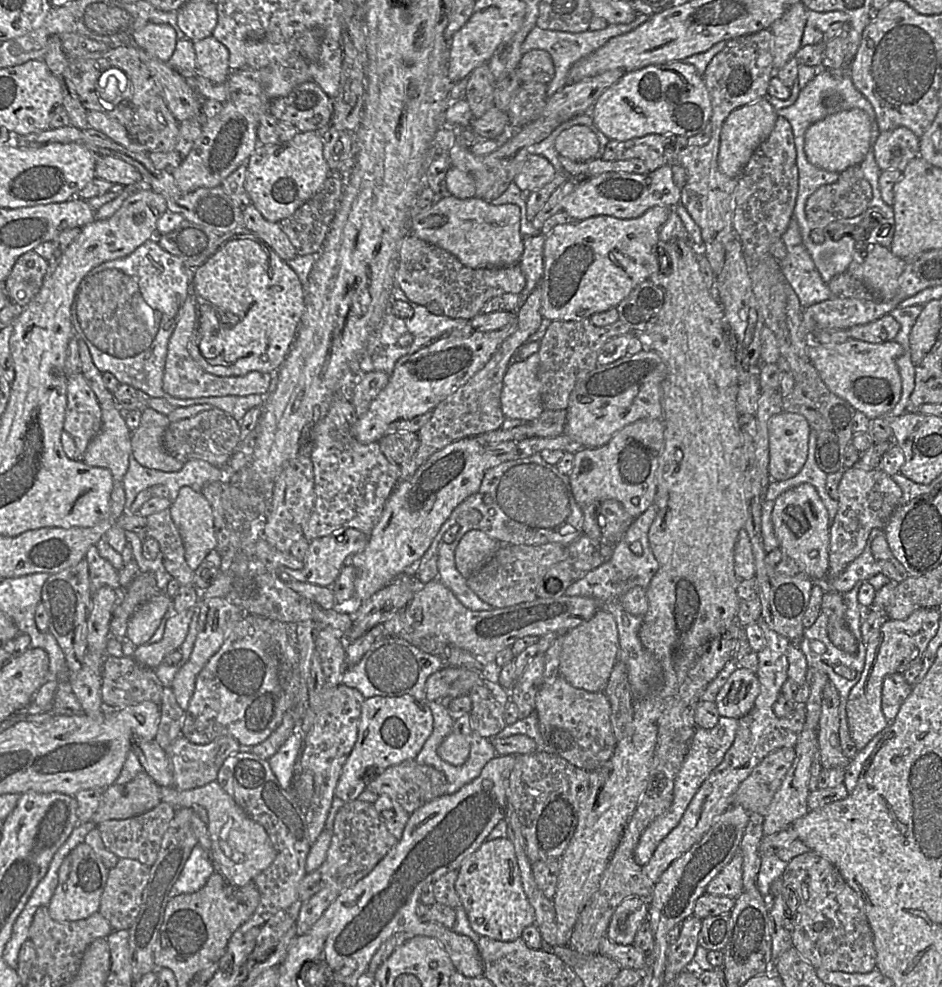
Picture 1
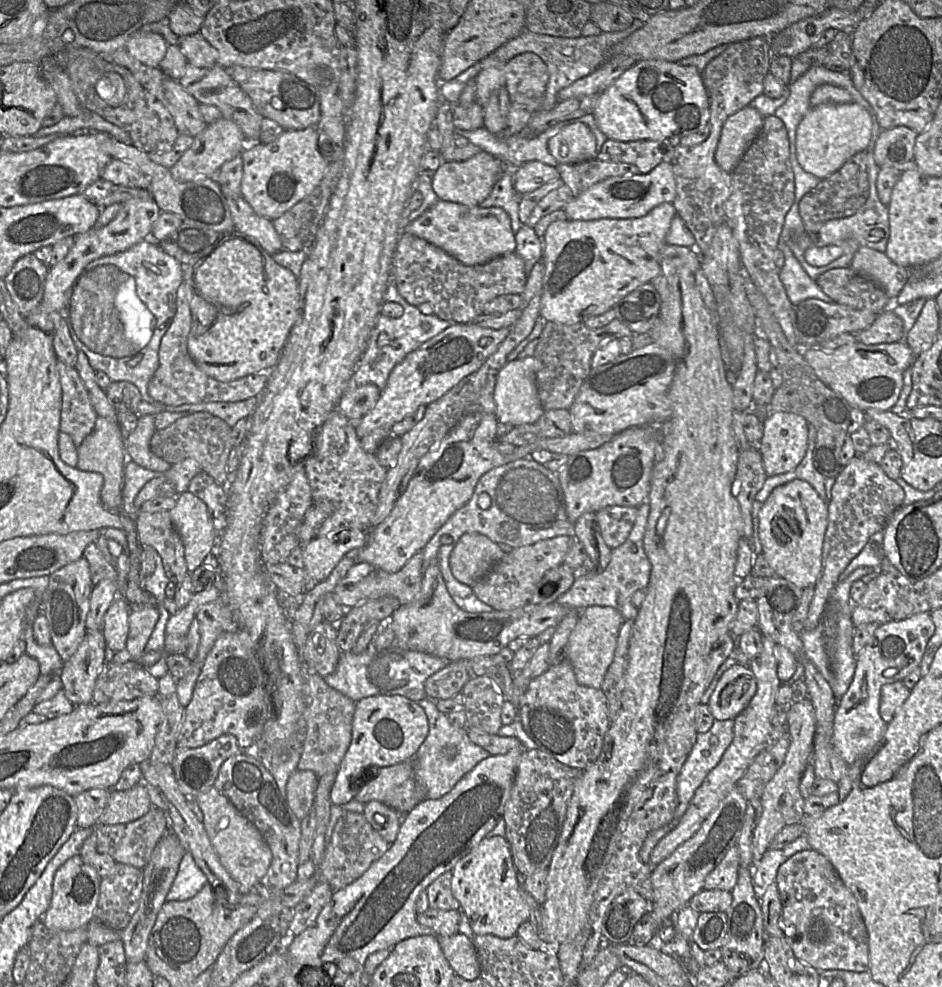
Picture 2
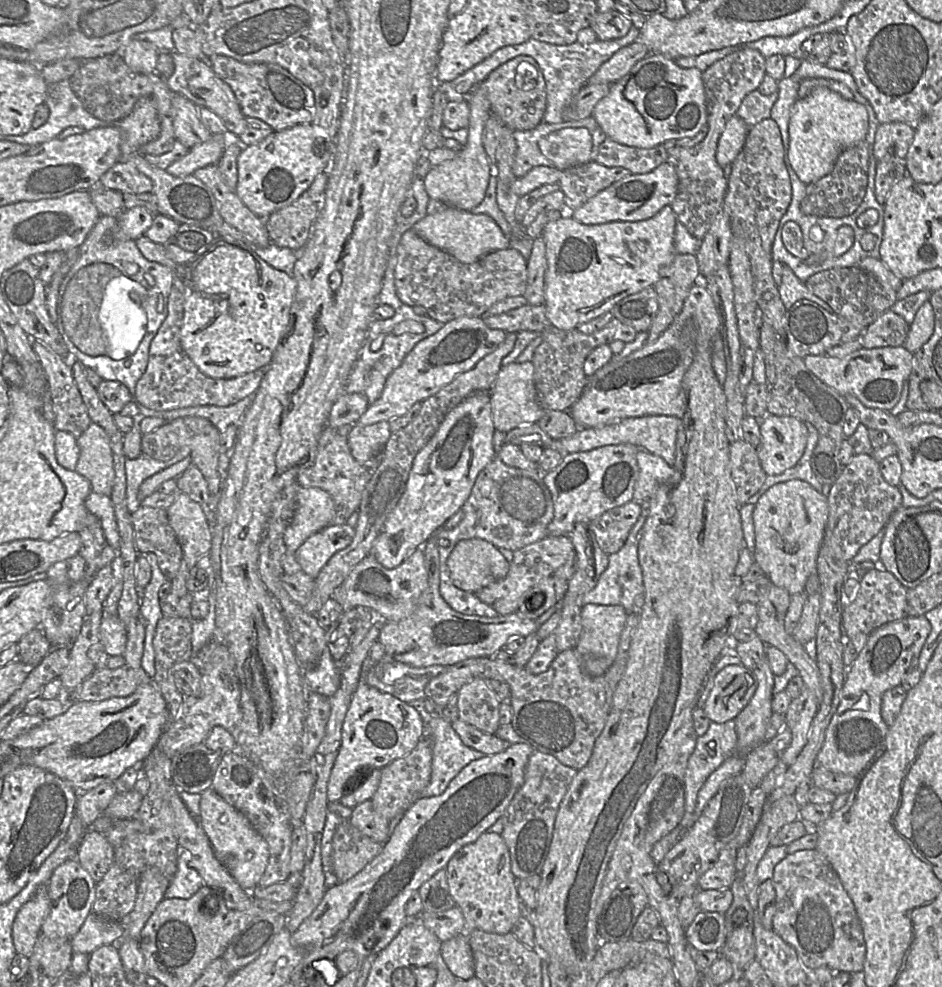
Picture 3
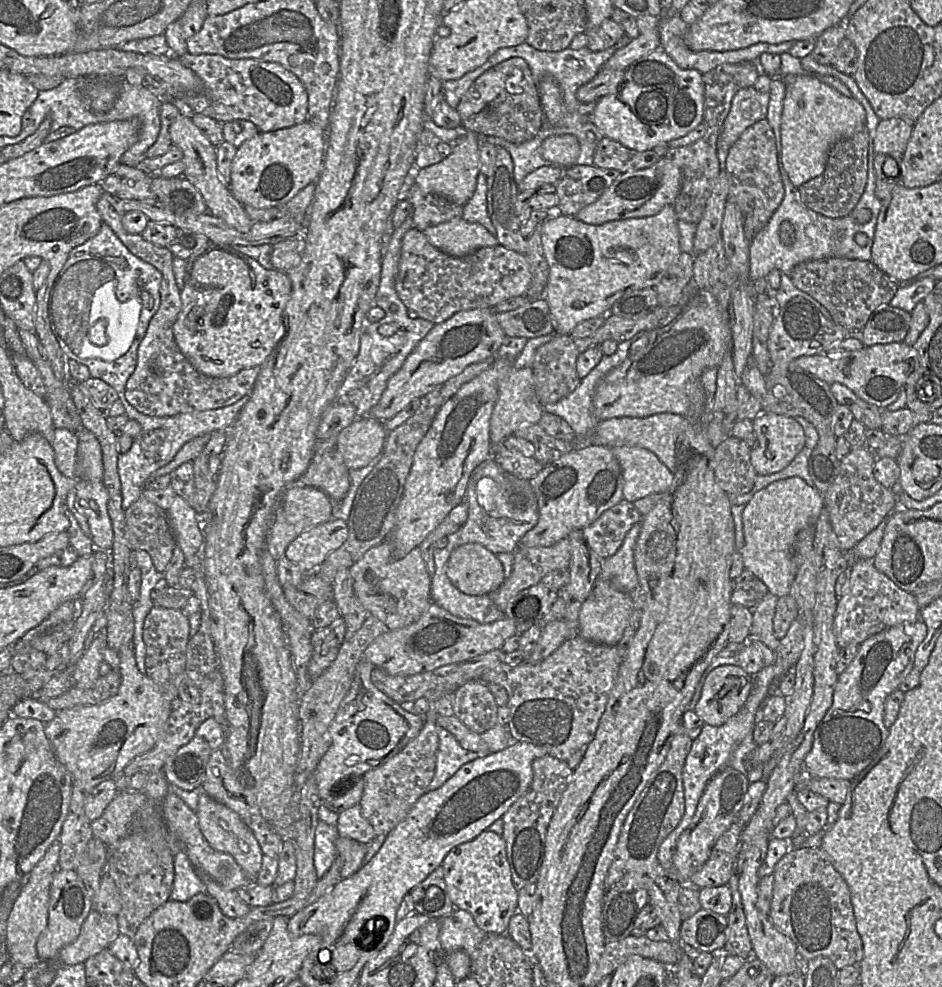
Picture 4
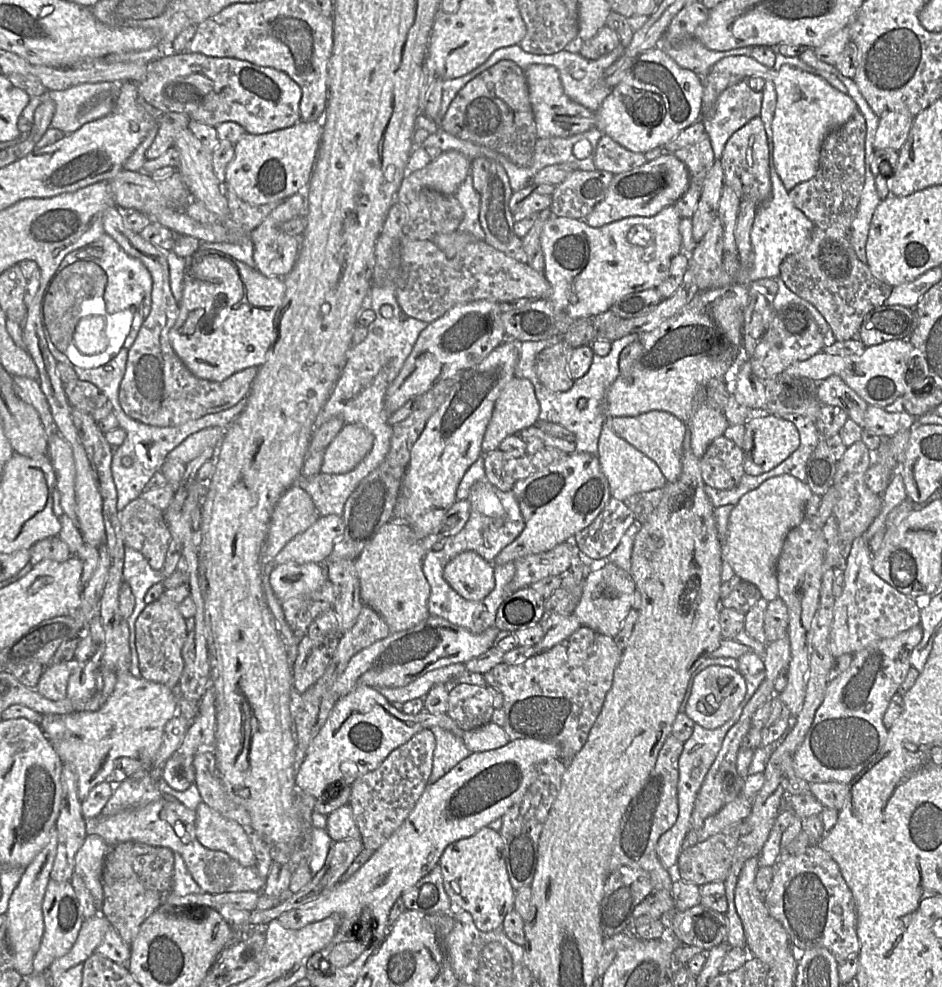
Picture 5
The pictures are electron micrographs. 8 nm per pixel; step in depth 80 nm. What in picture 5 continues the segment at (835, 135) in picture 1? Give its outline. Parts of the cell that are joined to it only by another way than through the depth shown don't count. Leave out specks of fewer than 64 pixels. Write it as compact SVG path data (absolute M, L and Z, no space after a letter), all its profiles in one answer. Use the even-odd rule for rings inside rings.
M783 65L773 79L777 101L772 121L774 145L773 164L785 189L789 192L796 185L815 176L819 167L821 145L826 135L845 124L859 109L853 99L832 87L826 80L791 65Z

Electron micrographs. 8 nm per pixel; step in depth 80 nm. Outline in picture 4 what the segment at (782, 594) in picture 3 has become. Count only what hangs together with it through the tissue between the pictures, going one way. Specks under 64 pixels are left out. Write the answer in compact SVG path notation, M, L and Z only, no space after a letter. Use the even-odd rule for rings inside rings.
M767 593L752 610L751 636L760 640L772 650L776 650L780 644L780 639L774 635L773 631L773 618L778 599L778 596Z

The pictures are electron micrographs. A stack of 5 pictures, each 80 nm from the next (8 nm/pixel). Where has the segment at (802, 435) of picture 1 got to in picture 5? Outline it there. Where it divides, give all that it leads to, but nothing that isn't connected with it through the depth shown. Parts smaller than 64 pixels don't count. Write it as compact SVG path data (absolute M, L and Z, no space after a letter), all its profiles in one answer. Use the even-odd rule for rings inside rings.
M757 413L745 423L745 435L742 450L744 453L743 468L747 475L760 475L778 466L788 458L800 444L796 426L782 417Z

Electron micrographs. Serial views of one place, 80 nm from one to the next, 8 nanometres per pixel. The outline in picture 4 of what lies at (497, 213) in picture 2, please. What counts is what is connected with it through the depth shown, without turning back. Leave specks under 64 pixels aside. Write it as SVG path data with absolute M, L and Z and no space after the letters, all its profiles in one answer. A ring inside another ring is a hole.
M462 217L429 227L422 231L422 233L432 246L452 257L460 258L476 251L477 249L498 245L496 237L483 225L467 222Z

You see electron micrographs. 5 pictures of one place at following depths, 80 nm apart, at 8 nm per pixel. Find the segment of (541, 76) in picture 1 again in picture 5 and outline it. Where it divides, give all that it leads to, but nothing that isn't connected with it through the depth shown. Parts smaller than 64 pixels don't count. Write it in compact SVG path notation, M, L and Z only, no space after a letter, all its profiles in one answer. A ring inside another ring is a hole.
M500 60L477 75L457 93L440 128L461 140L496 151L518 167L528 167L538 137L524 70L513 61Z

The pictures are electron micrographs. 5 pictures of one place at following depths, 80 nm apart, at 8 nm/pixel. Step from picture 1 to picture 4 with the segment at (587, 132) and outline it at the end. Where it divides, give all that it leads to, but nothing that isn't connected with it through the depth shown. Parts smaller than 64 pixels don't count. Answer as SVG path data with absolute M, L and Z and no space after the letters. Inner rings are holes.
M563 134L546 138L541 145L544 159L551 161L552 166L568 168L576 165L580 146L578 139L572 134Z

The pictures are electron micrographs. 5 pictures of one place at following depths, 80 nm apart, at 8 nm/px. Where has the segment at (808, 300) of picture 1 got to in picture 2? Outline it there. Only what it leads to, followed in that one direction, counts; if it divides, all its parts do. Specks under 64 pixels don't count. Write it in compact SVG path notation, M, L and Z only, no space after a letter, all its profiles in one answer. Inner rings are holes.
M783 242L778 247L784 253L784 265L780 271L780 279L790 302L794 306L811 298L832 302L829 296L817 285L816 281L809 277L793 252Z

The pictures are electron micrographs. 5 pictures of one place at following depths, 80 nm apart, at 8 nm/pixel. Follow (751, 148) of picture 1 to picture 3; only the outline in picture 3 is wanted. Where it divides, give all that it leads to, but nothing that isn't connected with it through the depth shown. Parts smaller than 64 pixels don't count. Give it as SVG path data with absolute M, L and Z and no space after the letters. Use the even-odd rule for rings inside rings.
M736 114L729 118L722 131L716 150L716 161L721 168L730 166L742 150L750 127Z

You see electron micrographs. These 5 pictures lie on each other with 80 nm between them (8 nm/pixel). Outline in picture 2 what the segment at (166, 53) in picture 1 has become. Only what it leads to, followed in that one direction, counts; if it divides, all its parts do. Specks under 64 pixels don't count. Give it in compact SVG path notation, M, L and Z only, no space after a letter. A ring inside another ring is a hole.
M137 31L128 39L125 49L142 64L158 67L165 57L168 44L160 34Z

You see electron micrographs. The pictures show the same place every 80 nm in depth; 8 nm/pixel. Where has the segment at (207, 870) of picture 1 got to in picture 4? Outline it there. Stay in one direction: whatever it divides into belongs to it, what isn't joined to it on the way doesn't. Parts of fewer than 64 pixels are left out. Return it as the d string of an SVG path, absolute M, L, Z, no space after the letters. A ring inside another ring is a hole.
M176 850L174 867L174 882L170 900L187 902L195 895L206 892L203 877L191 864L183 850Z

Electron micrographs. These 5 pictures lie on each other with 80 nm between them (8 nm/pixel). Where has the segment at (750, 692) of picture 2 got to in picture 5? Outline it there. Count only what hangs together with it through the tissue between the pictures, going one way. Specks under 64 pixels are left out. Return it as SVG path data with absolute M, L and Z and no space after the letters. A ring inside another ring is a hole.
M709 666L694 675L684 712L696 724L709 730L726 723L743 701L747 691L746 679L738 670L726 666Z

